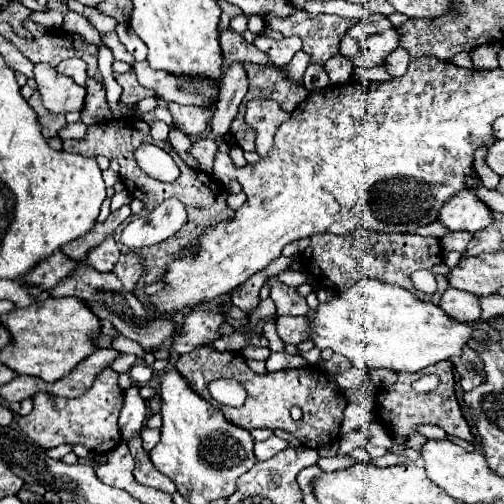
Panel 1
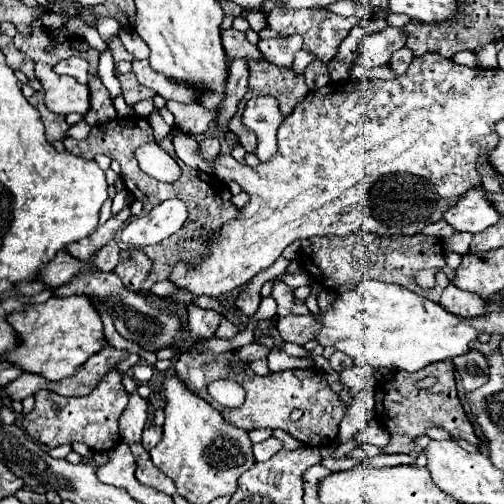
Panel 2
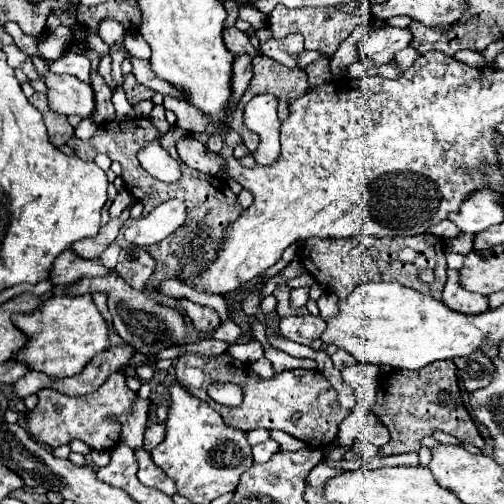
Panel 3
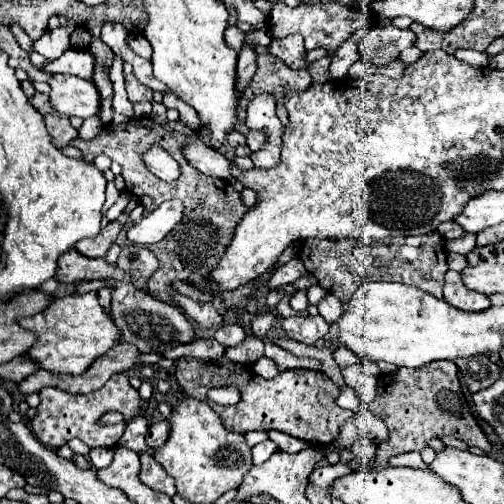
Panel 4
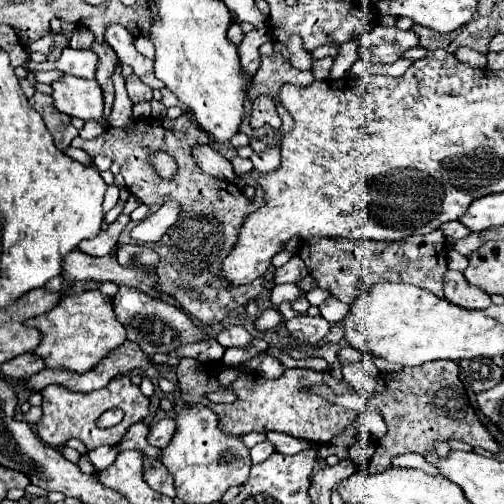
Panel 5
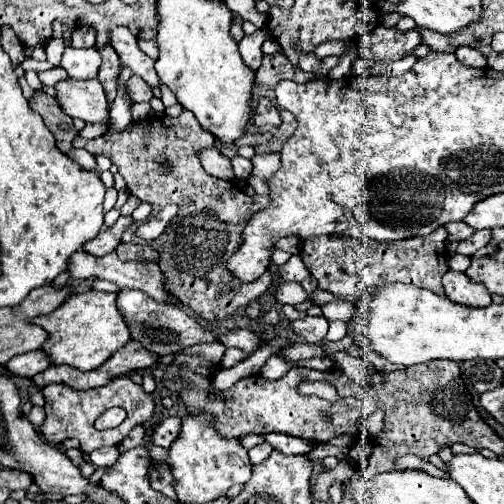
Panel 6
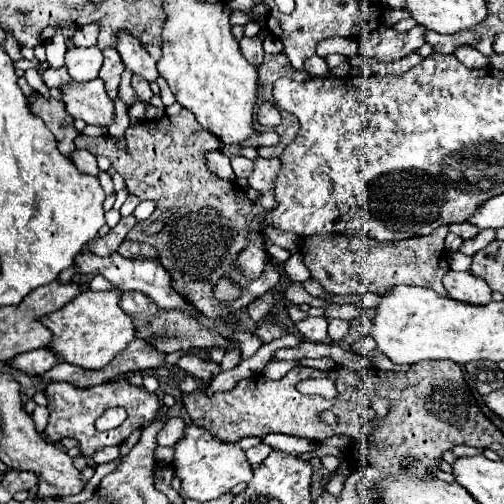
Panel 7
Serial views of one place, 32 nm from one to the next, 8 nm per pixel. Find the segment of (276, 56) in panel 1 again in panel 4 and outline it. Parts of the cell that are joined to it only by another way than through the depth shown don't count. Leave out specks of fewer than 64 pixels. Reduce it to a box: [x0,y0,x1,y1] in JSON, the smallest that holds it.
[268,34,306,68]

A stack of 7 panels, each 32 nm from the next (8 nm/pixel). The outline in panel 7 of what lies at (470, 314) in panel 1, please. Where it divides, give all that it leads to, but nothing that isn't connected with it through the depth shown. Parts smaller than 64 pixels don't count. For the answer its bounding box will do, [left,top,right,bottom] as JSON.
[442,270,492,306]

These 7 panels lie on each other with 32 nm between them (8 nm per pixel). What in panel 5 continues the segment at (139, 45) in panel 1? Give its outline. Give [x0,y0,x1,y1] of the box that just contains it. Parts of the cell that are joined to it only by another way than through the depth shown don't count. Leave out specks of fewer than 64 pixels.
[134,36,154,59]

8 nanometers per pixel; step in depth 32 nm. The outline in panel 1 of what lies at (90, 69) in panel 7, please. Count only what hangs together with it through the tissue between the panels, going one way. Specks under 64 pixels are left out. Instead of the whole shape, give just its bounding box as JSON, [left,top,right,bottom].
[56,58,86,86]

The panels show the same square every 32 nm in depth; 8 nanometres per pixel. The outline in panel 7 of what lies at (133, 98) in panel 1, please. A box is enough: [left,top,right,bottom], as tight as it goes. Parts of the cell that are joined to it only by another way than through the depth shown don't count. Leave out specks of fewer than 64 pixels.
[132,74,152,102]

